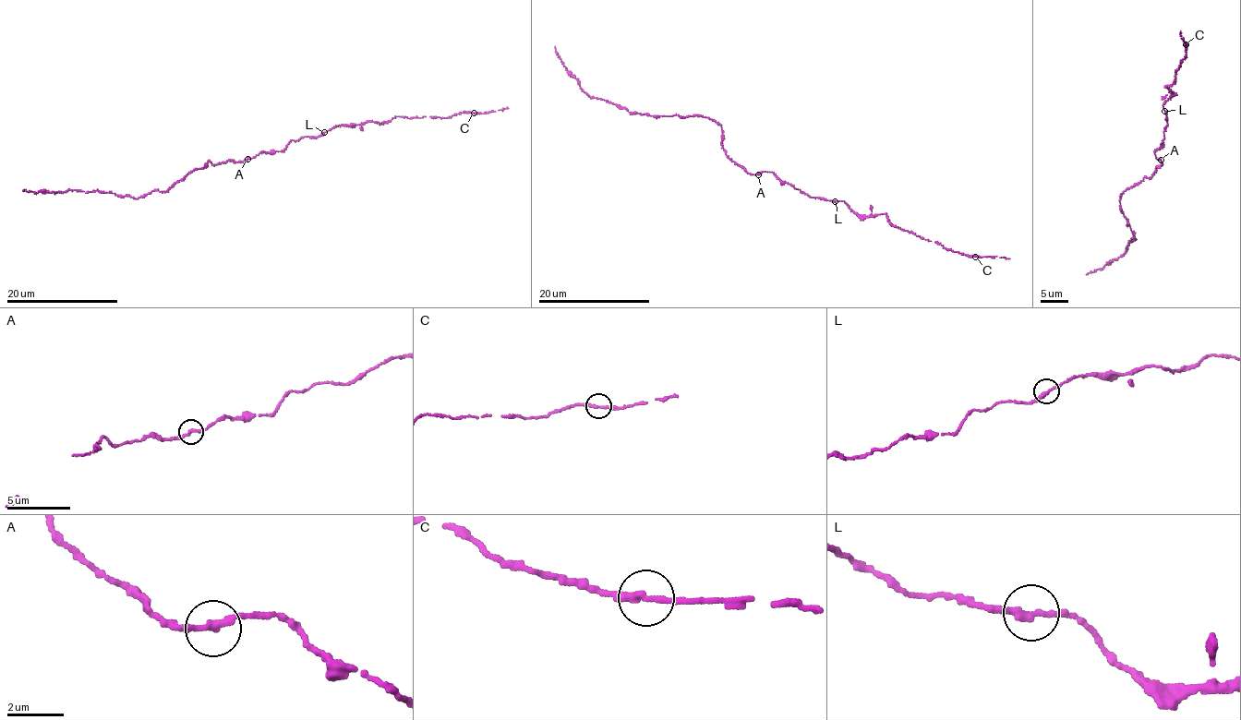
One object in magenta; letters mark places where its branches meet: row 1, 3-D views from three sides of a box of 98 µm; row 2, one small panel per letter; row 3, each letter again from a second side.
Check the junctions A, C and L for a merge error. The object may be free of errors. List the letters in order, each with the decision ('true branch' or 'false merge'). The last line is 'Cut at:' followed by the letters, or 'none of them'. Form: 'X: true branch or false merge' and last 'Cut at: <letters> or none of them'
A: true branch
C: true branch
L: true branch
Cut at: none of them

